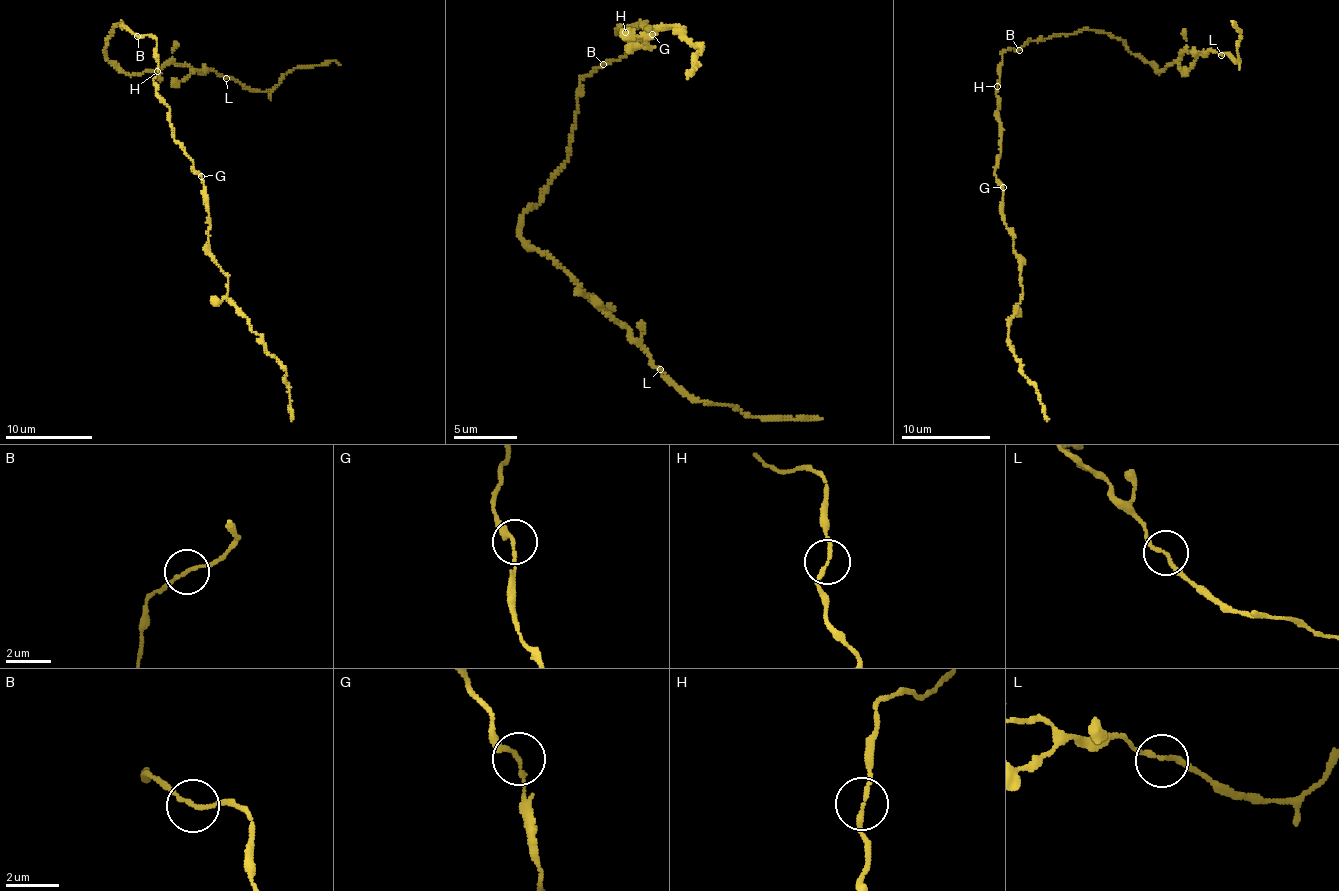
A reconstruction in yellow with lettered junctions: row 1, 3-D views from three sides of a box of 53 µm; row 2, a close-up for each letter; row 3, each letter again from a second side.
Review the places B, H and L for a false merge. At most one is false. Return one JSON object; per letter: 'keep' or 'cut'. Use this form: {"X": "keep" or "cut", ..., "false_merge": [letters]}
{"B": "keep", "H": "keep", "L": "keep", "false_merge": []}

